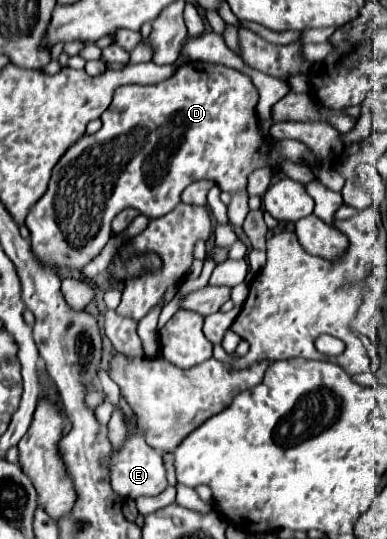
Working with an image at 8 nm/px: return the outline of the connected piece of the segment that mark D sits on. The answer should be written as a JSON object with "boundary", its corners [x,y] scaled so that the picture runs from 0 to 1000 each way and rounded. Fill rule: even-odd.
{"boundary":[[[481,115],[470,122],[455,126],[455,134],[429,148],[429,152],[408,152],[398,160],[357,160],[357,156],[331,156],[331,160],[310,160],[300,171],[295,171],[295,182],[289,182],[289,193],[269,204],[264,212],[264,237],[238,249],[238,252],[212,252],[160,293],[155,301],[140,308],[134,315],[134,330],[129,330],[129,341],[124,341],[124,356],[88,378],[88,386],[78,390],[78,401],[67,404],[67,419],[78,427],[78,449],[83,449],[83,468],[88,475],[124,490],[124,494],[186,494],[186,497],[212,497],[222,494],[284,445],[284,412],[289,404],[315,390],[315,386],[357,386],[372,401],[388,401],[388,404],[408,404],[408,401],[424,401],[434,397],[460,375],[465,375],[465,360],[470,353],[506,338],[506,334],[543,334],[553,338],[574,356],[594,356],[599,360],[599,375],[594,375],[594,390],[589,390],[589,404],[605,419],[625,419],[636,397],[641,397],[641,356],[636,356],[636,338],[641,338],[641,327],[661,315],[661,312],[687,312],[698,304],[724,304],[729,297],[749,297],[760,304],[786,304],[796,308],[817,334],[827,334],[842,349],[863,353],[863,356],[879,356],[884,345],[889,345],[889,330],[863,319],[848,304],[832,304],[832,301],[811,301],[811,293],[801,293],[801,282],[791,278],[791,271],[780,271],[780,263],[713,263],[703,267],[687,252],[672,249],[672,223],[661,215],[661,189],[667,189],[667,167],[661,160],[651,156],[646,141],[625,137],[620,130],[605,130],[605,126],[589,126],[589,122],[574,122],[574,119],[548,119],[548,115]]]}

